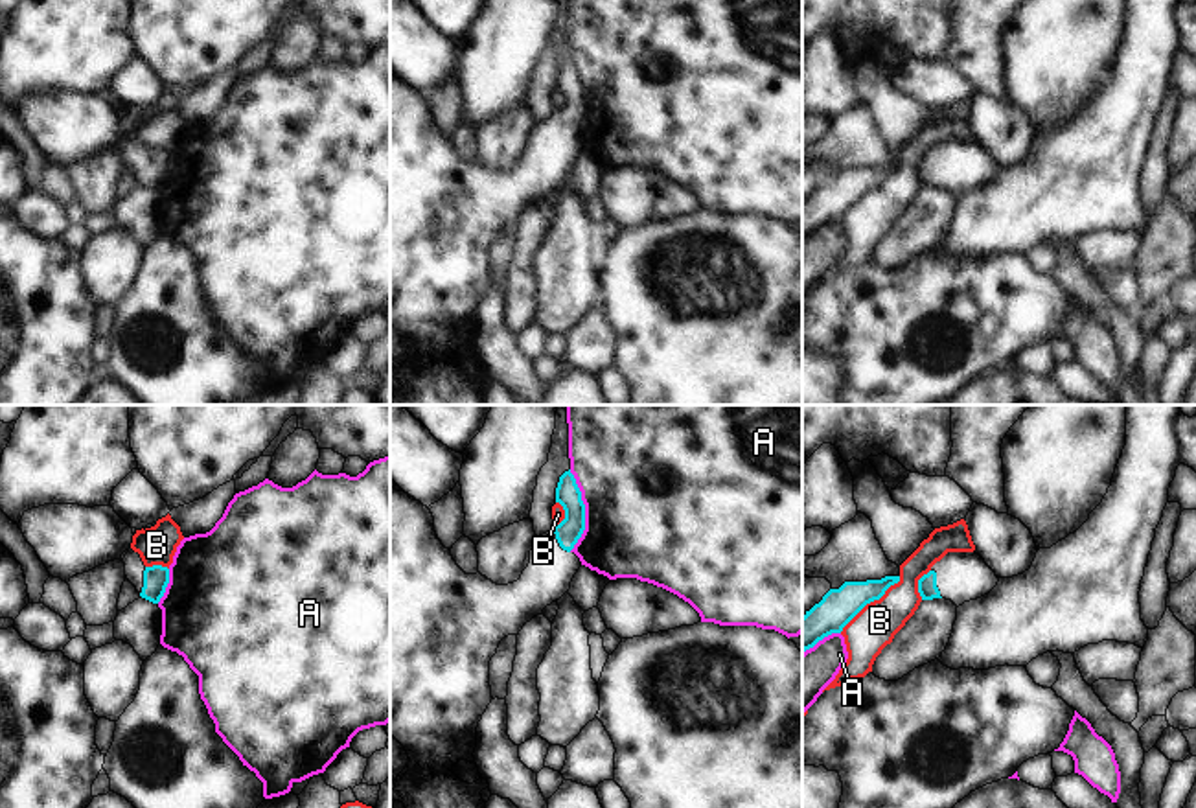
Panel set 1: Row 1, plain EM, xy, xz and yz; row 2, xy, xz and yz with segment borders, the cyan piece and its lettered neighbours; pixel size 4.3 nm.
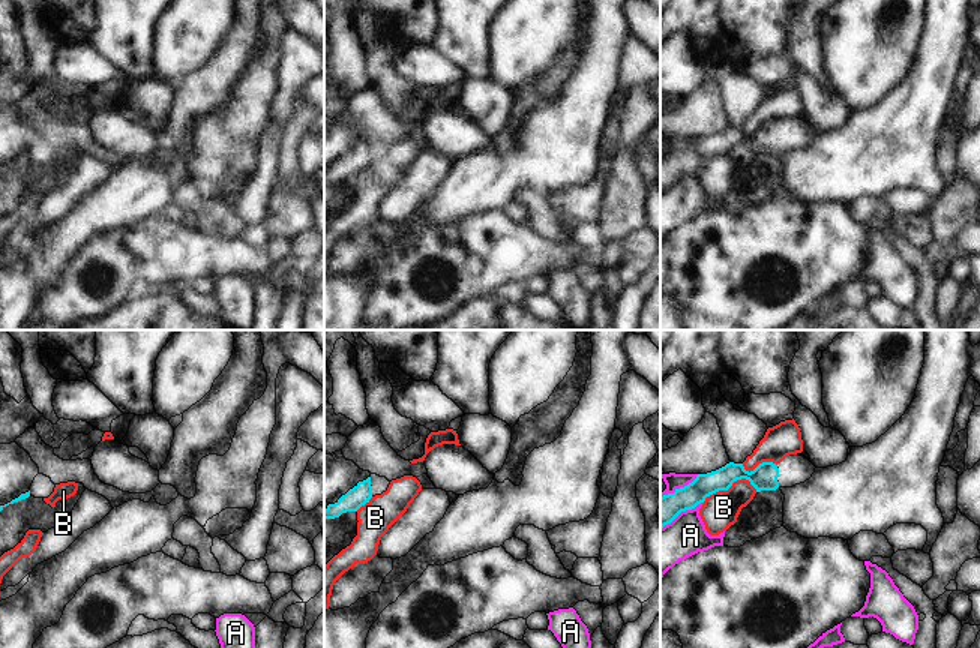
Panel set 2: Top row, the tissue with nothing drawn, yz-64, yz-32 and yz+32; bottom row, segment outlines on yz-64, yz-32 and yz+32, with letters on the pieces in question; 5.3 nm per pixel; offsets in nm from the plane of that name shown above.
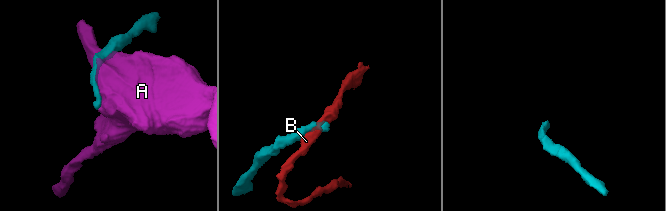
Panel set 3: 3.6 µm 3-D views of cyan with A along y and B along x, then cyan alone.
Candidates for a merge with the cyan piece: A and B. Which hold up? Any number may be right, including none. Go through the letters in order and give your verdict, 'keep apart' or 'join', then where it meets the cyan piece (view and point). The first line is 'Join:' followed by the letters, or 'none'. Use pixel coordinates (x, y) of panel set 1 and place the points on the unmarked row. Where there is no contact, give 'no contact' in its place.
Join: none
A: keep apart; contact xz (584, 98)
B: keep apart; contact yz (871, 188)

